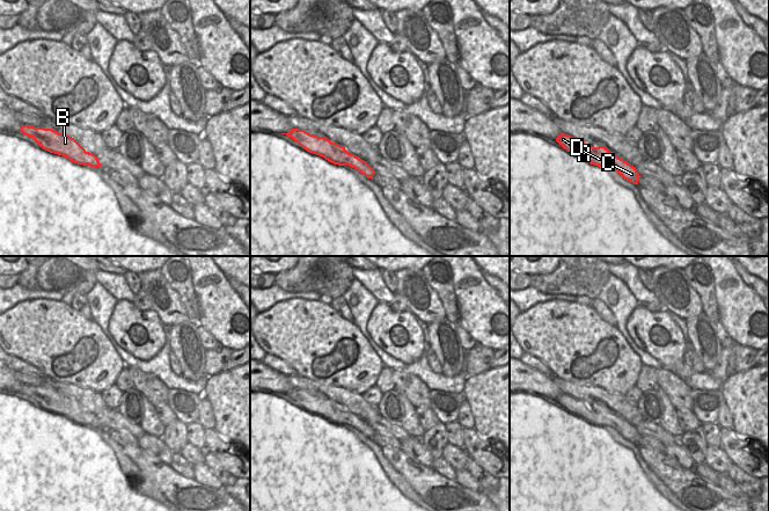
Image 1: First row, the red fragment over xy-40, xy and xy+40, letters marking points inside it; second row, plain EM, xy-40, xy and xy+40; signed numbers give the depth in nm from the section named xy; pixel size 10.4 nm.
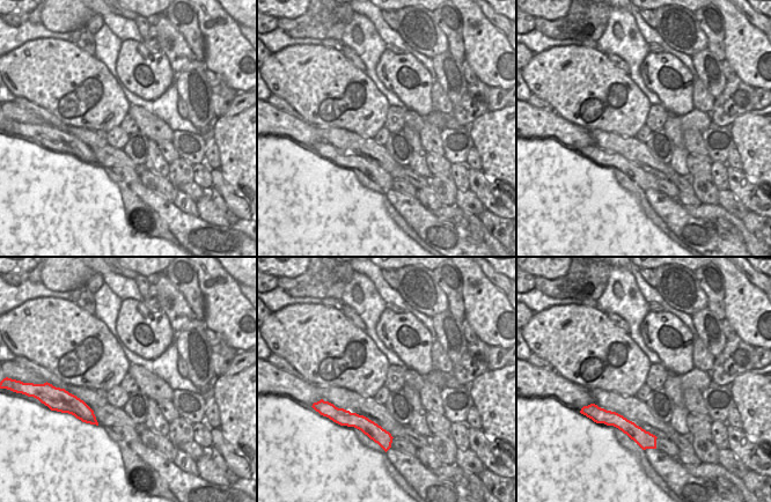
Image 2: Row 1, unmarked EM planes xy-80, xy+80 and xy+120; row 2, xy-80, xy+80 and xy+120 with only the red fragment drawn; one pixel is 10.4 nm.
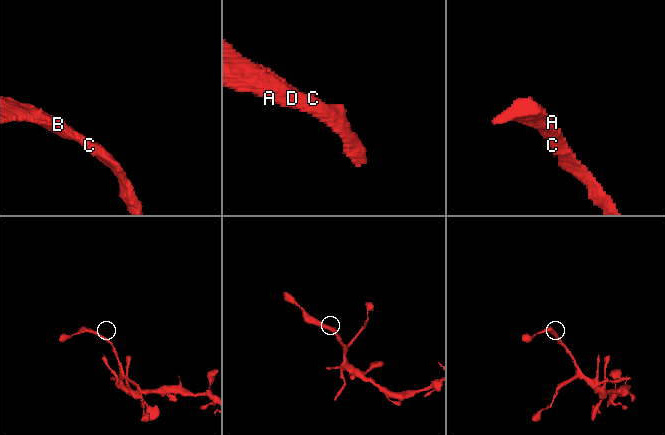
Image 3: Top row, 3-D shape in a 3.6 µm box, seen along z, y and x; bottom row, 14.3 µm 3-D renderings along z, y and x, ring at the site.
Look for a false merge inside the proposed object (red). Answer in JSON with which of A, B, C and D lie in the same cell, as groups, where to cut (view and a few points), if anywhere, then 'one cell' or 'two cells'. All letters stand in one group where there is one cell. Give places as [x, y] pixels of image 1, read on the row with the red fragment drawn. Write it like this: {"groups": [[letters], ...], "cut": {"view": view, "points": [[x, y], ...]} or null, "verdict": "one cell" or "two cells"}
{"groups": [["A", "B", "C", "D"]], "cut": null, "verdict": "one cell"}

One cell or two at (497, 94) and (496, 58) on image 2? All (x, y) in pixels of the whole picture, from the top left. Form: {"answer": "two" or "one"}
{"answer": "two"}

